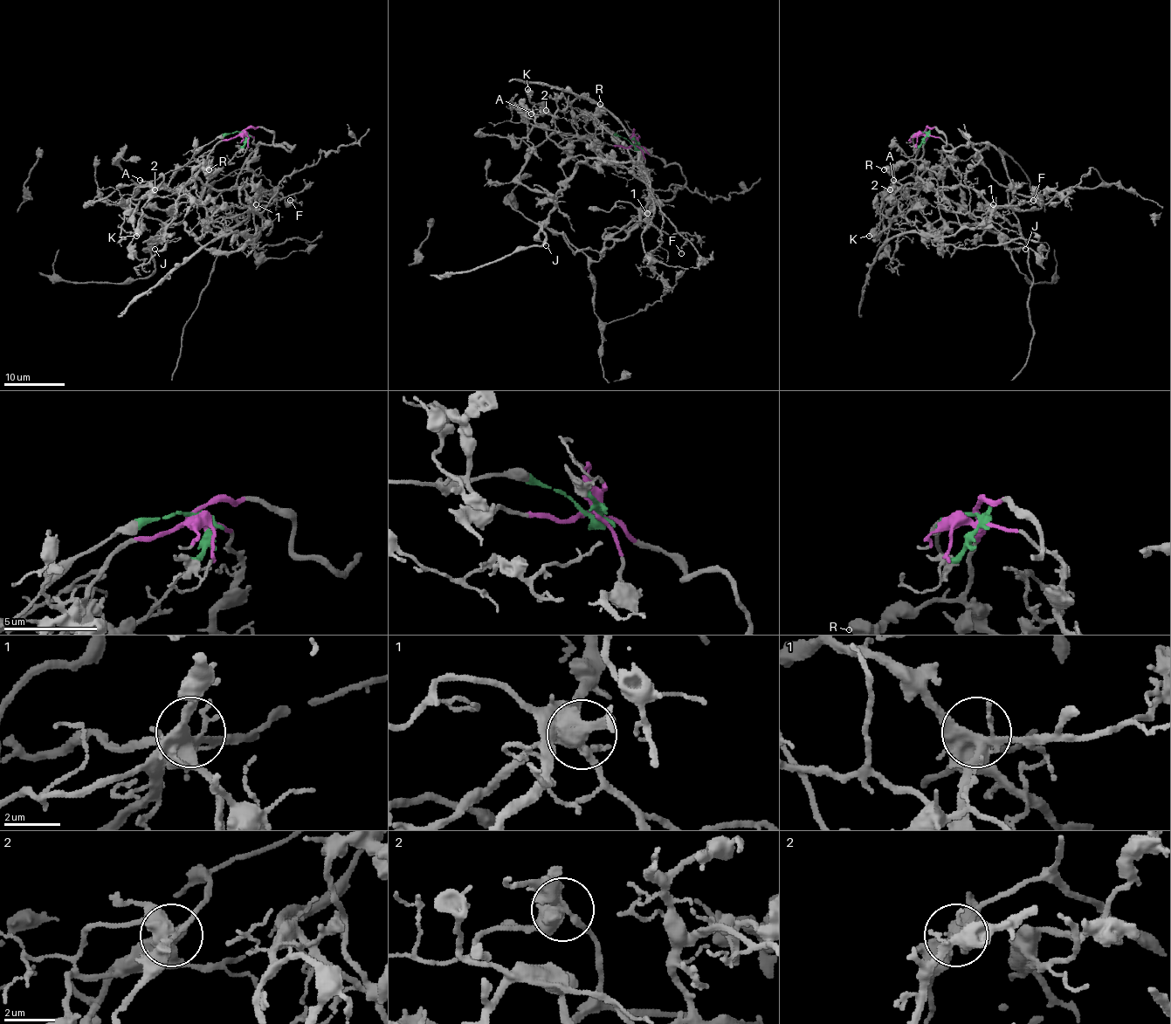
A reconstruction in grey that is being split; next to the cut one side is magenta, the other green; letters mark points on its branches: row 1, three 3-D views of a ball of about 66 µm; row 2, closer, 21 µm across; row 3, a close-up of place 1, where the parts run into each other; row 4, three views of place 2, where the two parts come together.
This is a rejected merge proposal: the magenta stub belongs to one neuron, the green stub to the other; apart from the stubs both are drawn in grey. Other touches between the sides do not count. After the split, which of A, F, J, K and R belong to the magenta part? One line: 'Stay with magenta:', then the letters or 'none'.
Stay with magenta: A, F, R

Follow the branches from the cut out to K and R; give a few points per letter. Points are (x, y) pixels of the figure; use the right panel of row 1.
K: (925, 132), (919, 132), (912, 138), (915, 167), (912, 173), (888, 190), (884, 200), (882, 221), (869, 236)
R: (925, 132), (927, 136), (923, 154), (919, 159), (898, 162), (884, 169)

